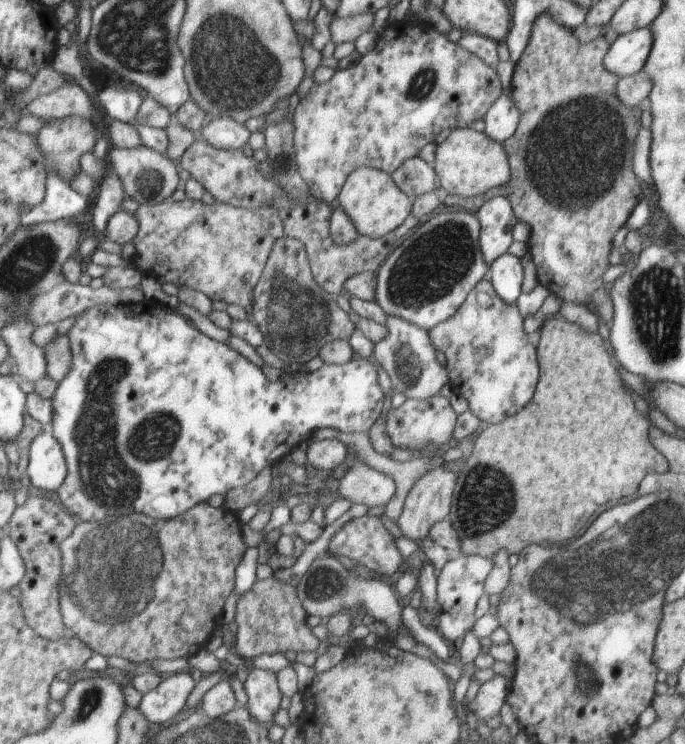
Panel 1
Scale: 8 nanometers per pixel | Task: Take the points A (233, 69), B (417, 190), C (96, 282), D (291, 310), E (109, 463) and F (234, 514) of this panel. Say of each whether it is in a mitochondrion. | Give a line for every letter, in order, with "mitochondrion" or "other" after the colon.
A: mitochondrion
B: other
C: other
D: mitochondrion
E: mitochondrion
F: other

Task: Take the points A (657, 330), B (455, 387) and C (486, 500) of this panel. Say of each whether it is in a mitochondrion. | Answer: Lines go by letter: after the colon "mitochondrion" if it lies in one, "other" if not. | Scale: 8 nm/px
A: mitochondrion
B: other
C: mitochondrion

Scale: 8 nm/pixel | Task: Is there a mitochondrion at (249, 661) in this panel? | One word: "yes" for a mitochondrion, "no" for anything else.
no

